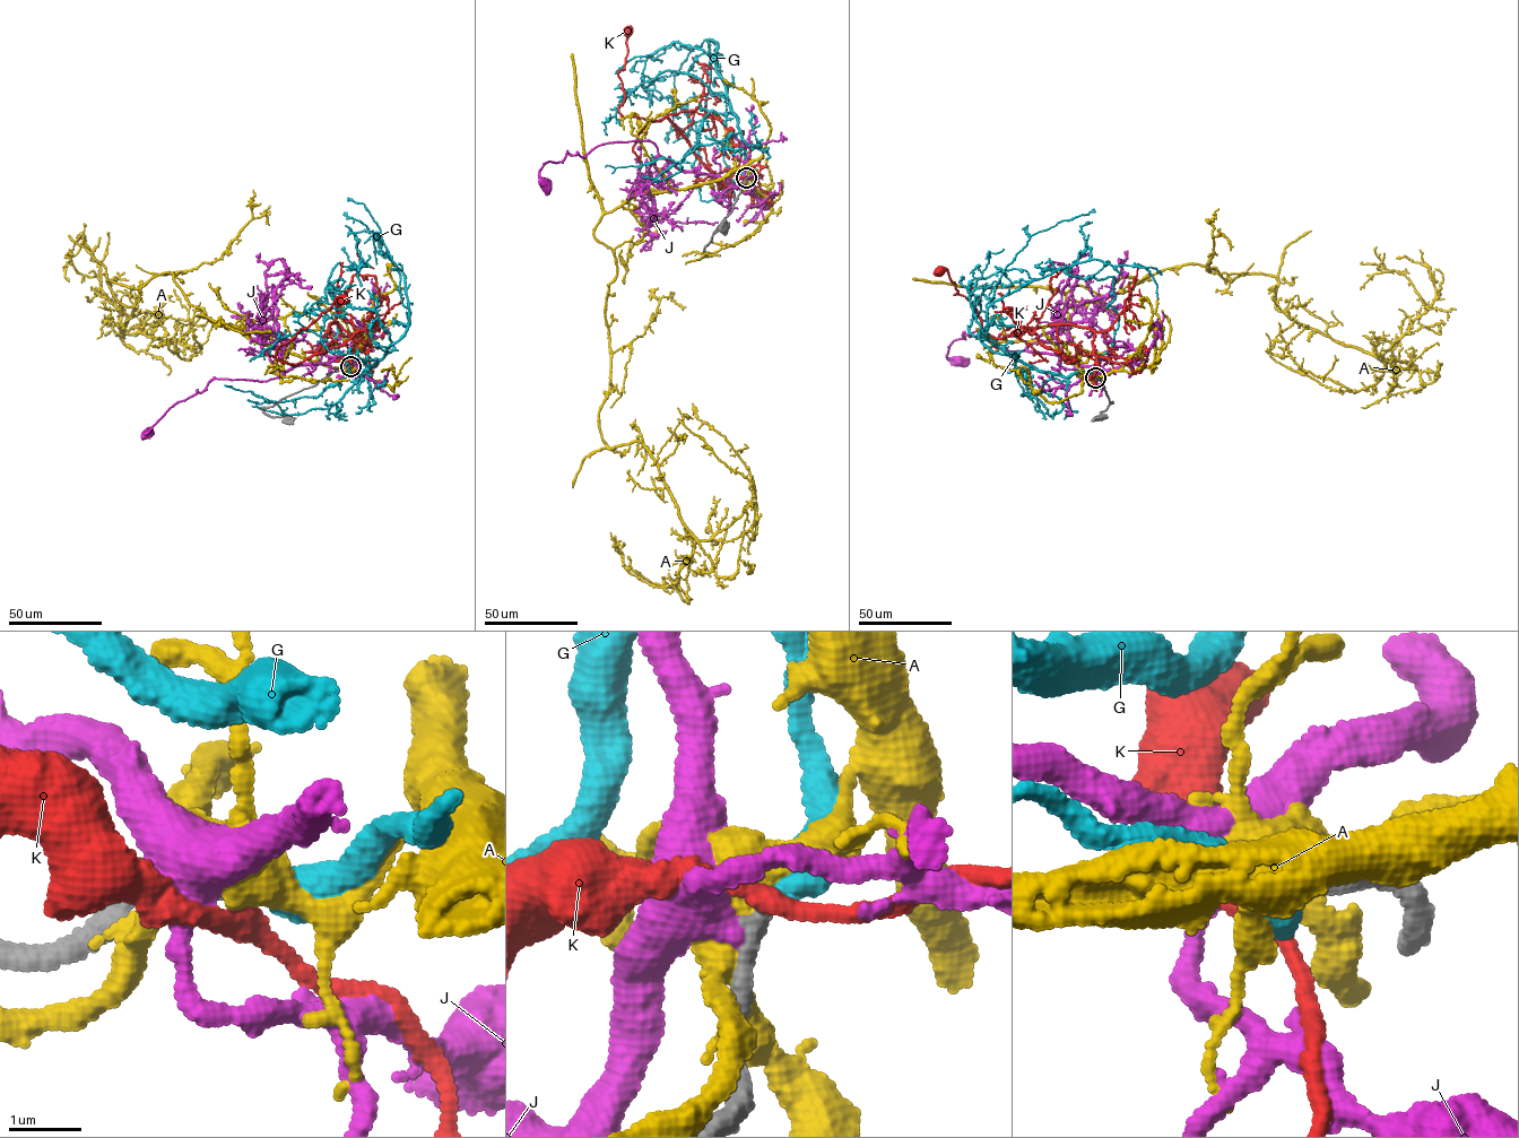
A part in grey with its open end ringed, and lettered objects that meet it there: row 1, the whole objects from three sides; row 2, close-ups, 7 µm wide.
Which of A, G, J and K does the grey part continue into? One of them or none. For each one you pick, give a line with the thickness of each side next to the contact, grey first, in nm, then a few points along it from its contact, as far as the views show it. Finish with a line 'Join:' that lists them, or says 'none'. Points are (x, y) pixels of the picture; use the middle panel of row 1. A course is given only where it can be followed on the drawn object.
G: 280/440 nm | via (746, 177), (746, 142), (717, 70), (717, 43), (709, 38), (705, 116), (728, 176), (752, 194)
Join: G

